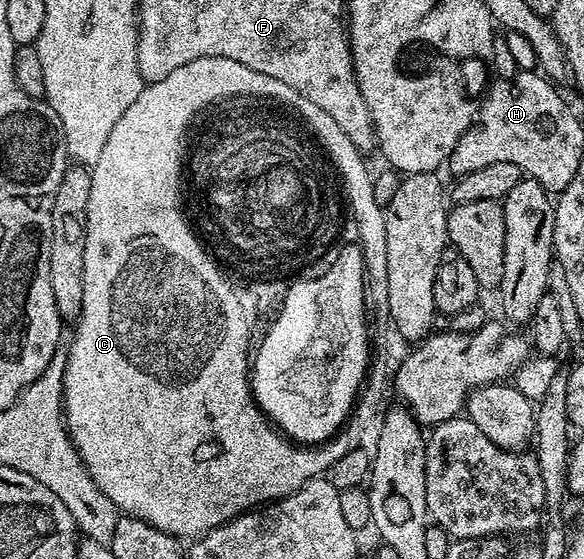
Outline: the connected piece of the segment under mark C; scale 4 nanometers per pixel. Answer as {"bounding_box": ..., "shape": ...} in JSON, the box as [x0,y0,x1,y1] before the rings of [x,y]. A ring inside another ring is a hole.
{"bounding_box":[62,56,392,540],"shape":[[[204,56],[200,60],[192,60],[192,64],[176,68],[176,72],[164,76],[164,80],[143,85],[140,96],[132,100],[128,112],[124,112],[124,116],[116,120],[116,128],[108,132],[108,144],[104,144],[100,160],[93,162],[90,170],[92,196],[88,196],[86,213],[84,302],[77,323],[73,327],[74,339],[70,342],[70,351],[64,354],[66,371],[62,373],[62,409],[66,430],[70,433],[80,460],[88,468],[96,488],[100,488],[100,492],[104,492],[104,496],[108,496],[108,500],[116,504],[119,512],[131,518],[143,518],[148,524],[160,528],[160,532],[168,532],[179,540],[200,538],[212,528],[231,522],[238,514],[245,514],[247,510],[286,498],[310,479],[325,475],[326,470],[331,468],[336,460],[363,445],[362,437],[370,425],[375,425],[383,409],[386,386],[388,390],[392,382],[392,366],[386,362],[375,361],[369,367],[368,377],[361,387],[360,397],[348,421],[324,442],[295,444],[290,438],[279,433],[268,421],[266,414],[259,409],[254,395],[251,394],[246,322],[242,322],[242,310],[238,310],[238,301],[234,299],[234,294],[230,294],[230,290],[226,290],[226,282],[222,282],[222,277],[214,274],[214,266],[210,266],[210,262],[202,258],[202,250],[198,250],[194,238],[186,234],[186,226],[182,226],[182,218],[178,218],[178,210],[174,210],[174,178],[178,178],[178,137],[182,134],[182,126],[186,126],[186,118],[190,118],[190,114],[194,114],[194,110],[198,110],[202,102],[210,102],[210,98],[222,98],[222,94],[238,94],[238,90],[250,90],[250,94],[266,94],[269,86],[264,72],[256,72],[237,60],[228,60],[224,56]]]}

